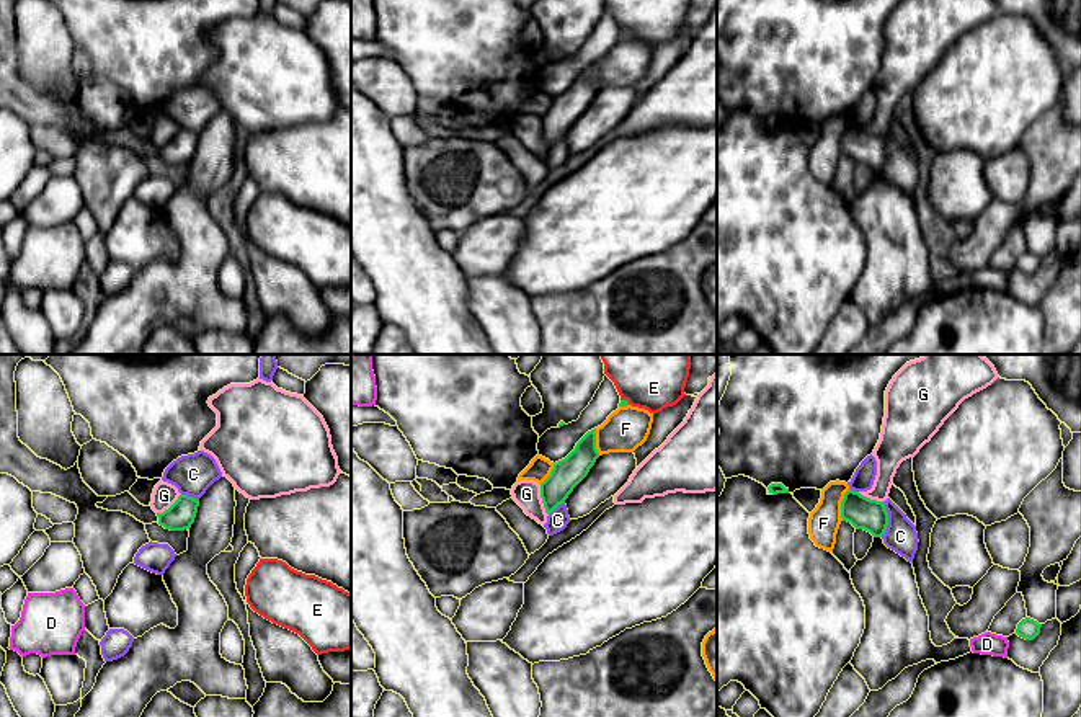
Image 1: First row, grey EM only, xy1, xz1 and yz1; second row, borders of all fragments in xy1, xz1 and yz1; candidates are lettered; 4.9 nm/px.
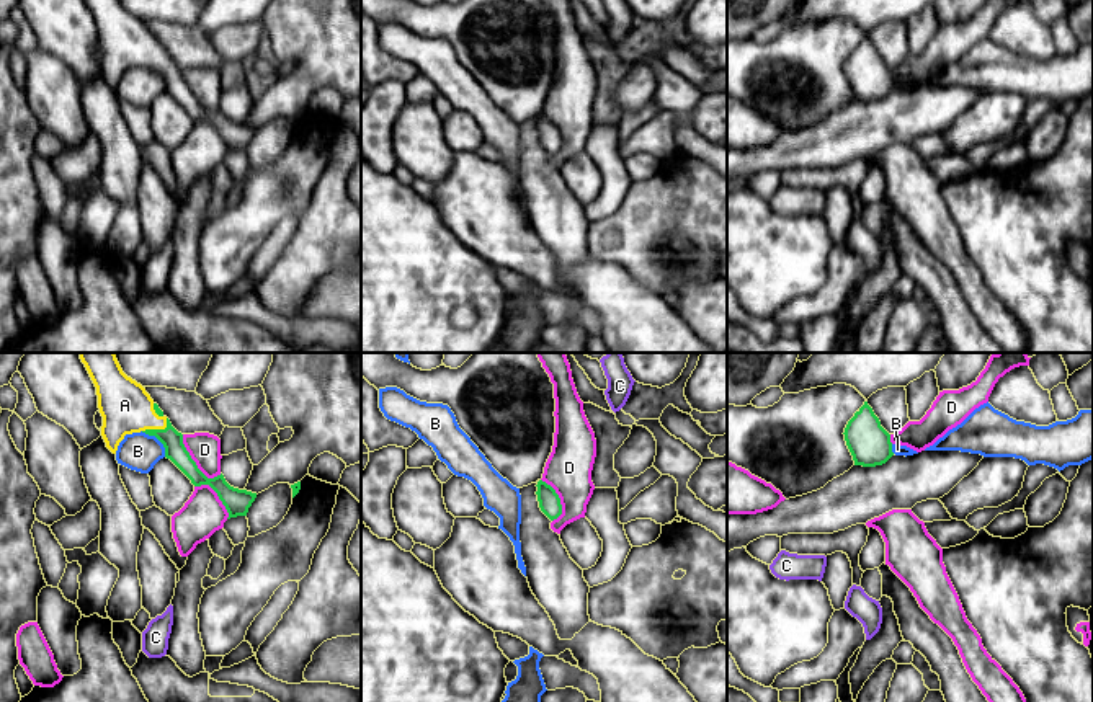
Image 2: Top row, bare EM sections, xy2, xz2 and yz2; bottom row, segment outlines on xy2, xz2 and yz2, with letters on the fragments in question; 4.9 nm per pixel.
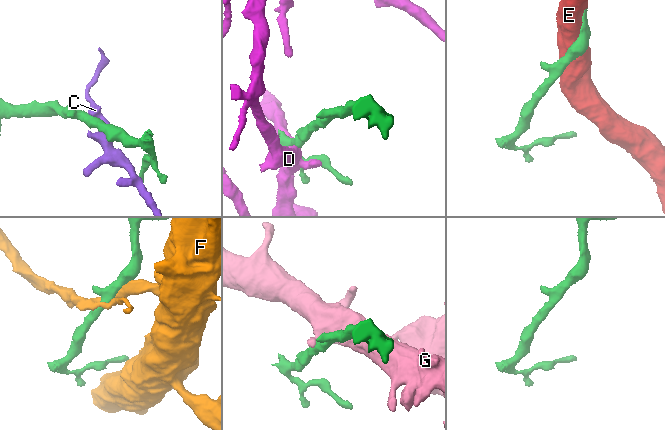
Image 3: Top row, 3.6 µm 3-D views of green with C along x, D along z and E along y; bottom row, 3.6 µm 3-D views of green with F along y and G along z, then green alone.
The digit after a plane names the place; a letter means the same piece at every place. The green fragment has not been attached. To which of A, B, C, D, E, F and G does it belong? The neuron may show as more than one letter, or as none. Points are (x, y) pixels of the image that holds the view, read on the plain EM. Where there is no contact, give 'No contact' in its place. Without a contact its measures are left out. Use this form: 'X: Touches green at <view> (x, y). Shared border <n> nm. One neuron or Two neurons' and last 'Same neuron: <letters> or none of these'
A: Touches green at xy2 (157, 64). Shared border 140 nm. One neuron
B: Touches green at xy2 (157, 72). Shared border 180 nm. Two neurons
C: Touches green at yz1 (887, 154). Shared border 180 nm. Two neurons
D: Touches green at xy2 (195, 97). Shared border 280 nm. Two neurons
E: Touches green at xz1 (626, 35). Shared border 50 nm. Two neurons
F: Touches green at yz1 (841, 139). Shared border 170 nm. Two neurons
G: Touches green at xz1 (542, 134). Shared border 160 nm. Two neurons
Same neuron: A

